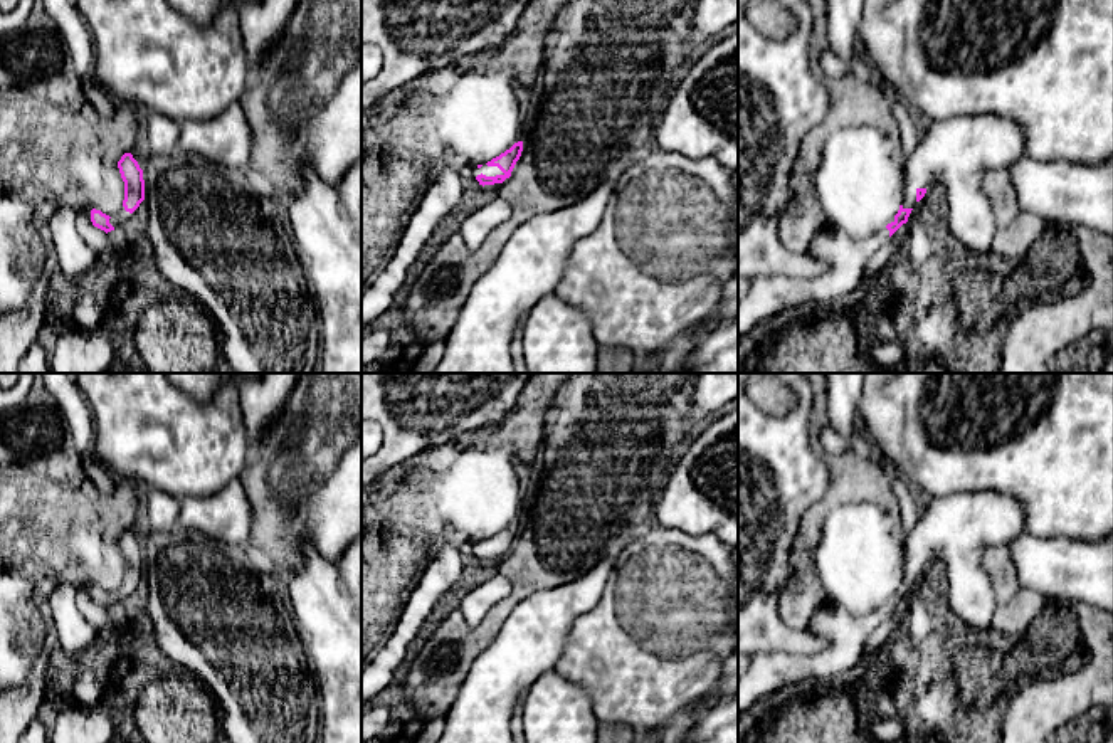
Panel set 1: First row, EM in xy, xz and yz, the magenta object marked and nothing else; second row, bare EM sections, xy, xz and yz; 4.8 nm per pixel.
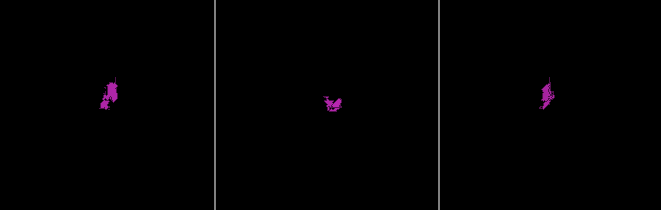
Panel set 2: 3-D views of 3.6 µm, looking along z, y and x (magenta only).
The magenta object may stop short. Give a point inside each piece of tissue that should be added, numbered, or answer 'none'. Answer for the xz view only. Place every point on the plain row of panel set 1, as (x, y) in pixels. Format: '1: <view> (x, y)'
1: xz (486, 547)

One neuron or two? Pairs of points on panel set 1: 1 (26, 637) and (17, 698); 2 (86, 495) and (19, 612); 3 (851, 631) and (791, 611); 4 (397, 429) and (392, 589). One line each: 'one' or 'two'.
1: one
2: one
3: two
4: two

